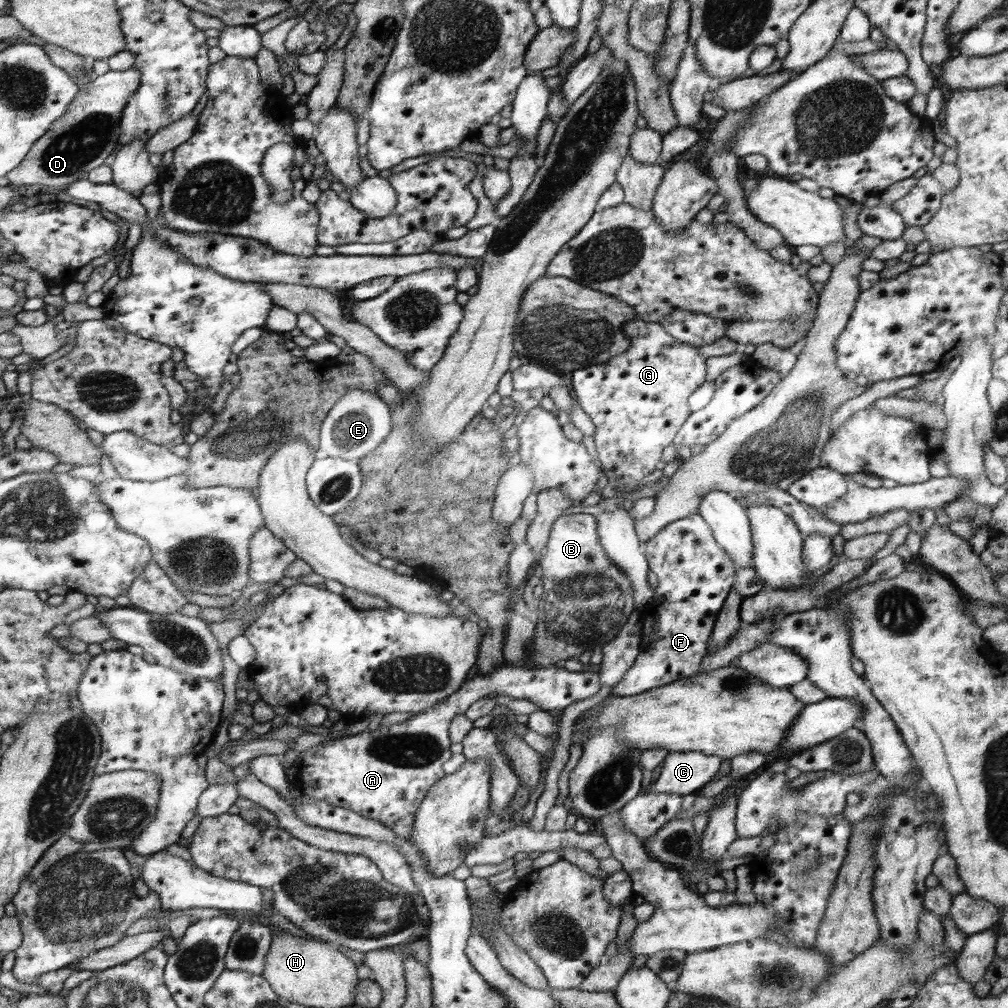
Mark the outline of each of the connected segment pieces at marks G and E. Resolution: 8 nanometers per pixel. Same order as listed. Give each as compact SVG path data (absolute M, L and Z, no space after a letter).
M633 319L622 330L630 339L630 348L626 352L602 364L594 363L572 371L569 380L577 403L596 427L594 440L598 460L605 469L618 476L617 490L632 492L644 476L655 470L664 448L673 442L676 433L690 416L689 398L706 381L707 358L701 355L699 347L676 340L658 323Z
M360 389L349 390L329 411L319 428L320 450L328 456L361 461L369 455L392 430L389 404L378 395Z

